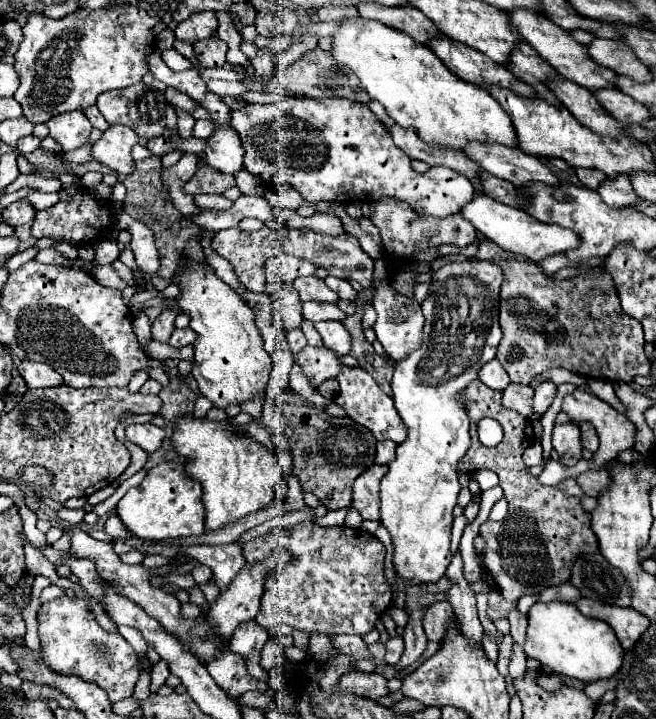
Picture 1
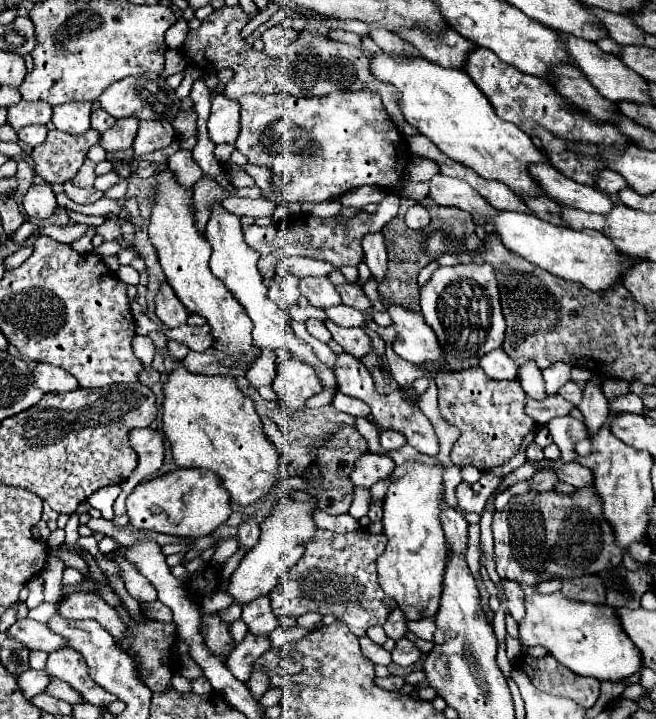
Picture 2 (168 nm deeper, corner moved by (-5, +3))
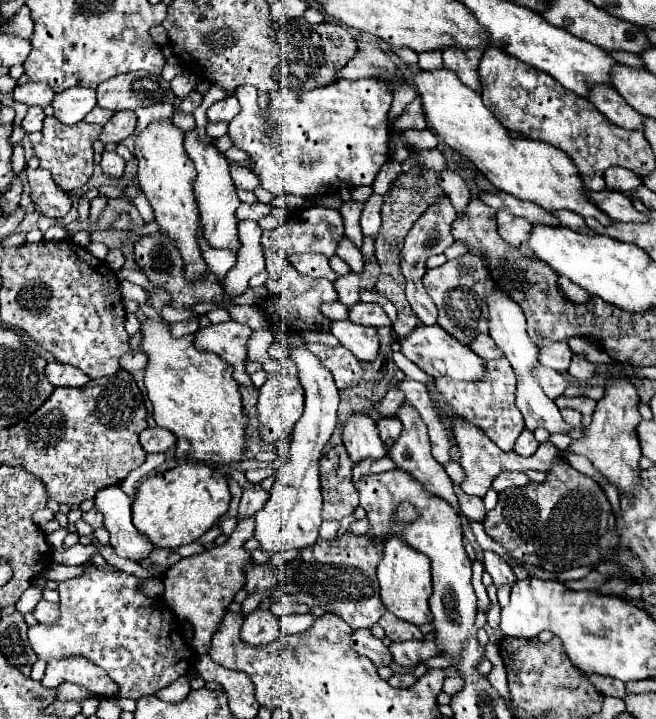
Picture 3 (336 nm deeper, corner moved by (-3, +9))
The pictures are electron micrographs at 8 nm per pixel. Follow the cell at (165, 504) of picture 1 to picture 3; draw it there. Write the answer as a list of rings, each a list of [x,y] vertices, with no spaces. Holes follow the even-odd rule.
[[[184,463],[148,477],[136,491],[132,519],[136,529],[160,549],[176,549],[198,541],[228,511],[230,491],[226,477],[202,463]]]

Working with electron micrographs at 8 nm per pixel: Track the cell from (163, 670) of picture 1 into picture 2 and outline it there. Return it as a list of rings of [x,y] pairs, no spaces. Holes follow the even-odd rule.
[[[230,605],[228,609],[224,609],[224,611],[218,611],[218,617],[224,621],[224,623],[228,623],[228,625],[232,625],[234,621],[238,621],[240,619],[240,611],[242,611],[242,607],[240,605]]]

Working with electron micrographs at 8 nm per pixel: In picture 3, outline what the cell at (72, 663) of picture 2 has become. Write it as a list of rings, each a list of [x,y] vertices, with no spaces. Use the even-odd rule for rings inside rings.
[[[68,657],[66,661],[50,661],[42,685],[46,689],[56,689],[62,683],[76,683],[98,697],[114,697],[118,693],[116,683],[104,673],[104,669],[84,661],[84,657]]]

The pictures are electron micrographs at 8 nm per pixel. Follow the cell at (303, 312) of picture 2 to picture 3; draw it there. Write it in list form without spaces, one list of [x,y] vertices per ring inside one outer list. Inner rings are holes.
[[[340,301],[324,304],[321,306],[320,310],[325,317],[333,321],[348,319],[348,307],[346,307],[346,305],[342,305]]]

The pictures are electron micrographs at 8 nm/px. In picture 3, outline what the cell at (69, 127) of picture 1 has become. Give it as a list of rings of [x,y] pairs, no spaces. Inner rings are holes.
[[[72,87],[68,91],[56,93],[52,107],[58,121],[64,125],[76,125],[88,115],[88,111],[96,107],[96,91],[86,87]]]

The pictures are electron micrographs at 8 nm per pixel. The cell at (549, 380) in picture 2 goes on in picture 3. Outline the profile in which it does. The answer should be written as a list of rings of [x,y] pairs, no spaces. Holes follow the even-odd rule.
[[[540,341],[538,345],[538,361],[550,369],[566,371],[572,359],[572,351],[564,341]]]

